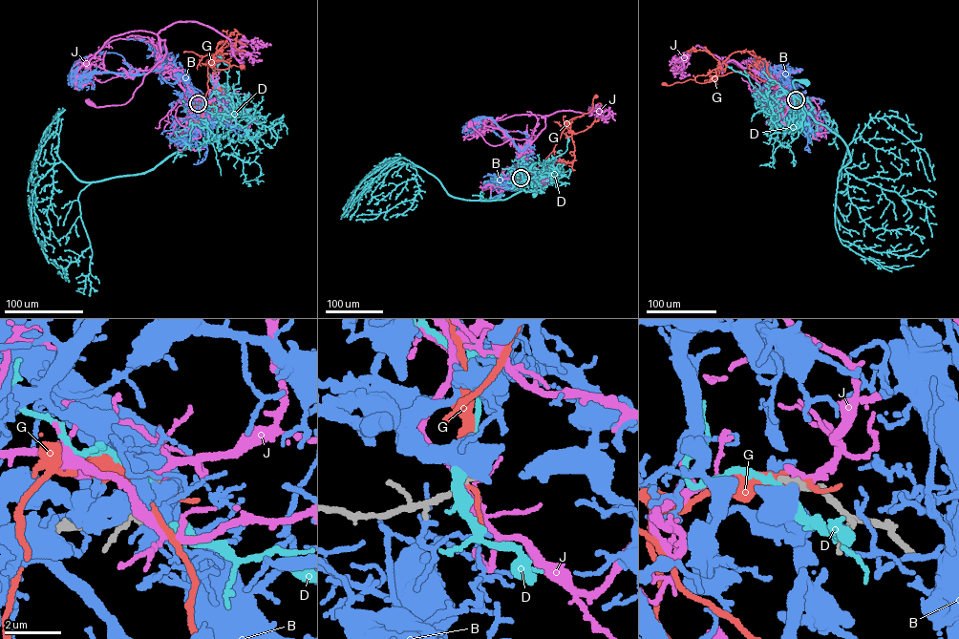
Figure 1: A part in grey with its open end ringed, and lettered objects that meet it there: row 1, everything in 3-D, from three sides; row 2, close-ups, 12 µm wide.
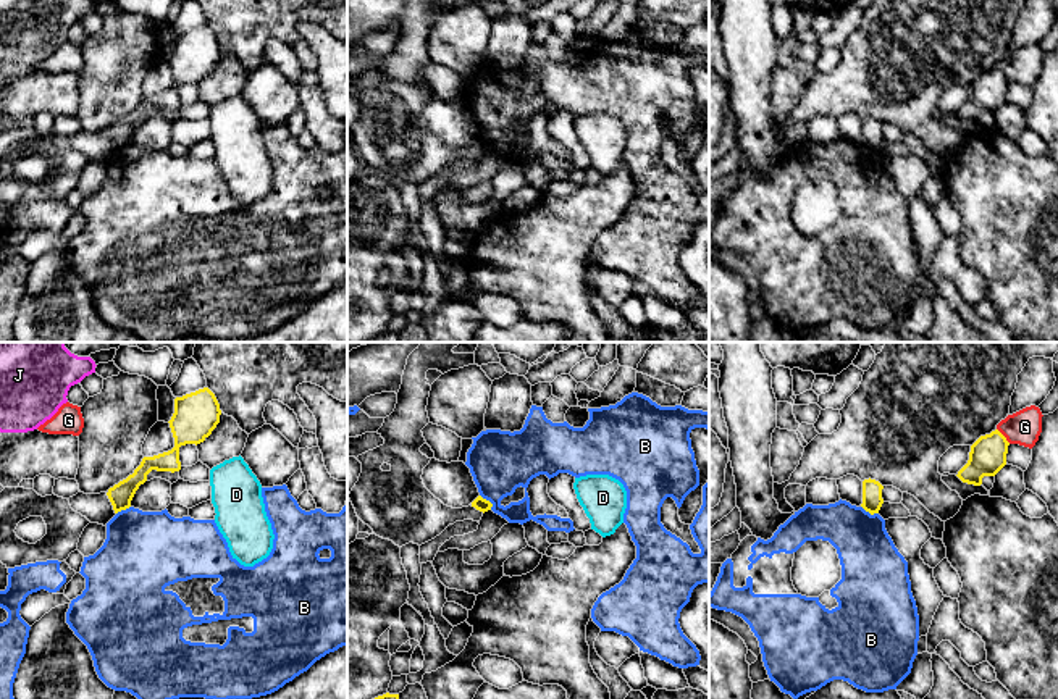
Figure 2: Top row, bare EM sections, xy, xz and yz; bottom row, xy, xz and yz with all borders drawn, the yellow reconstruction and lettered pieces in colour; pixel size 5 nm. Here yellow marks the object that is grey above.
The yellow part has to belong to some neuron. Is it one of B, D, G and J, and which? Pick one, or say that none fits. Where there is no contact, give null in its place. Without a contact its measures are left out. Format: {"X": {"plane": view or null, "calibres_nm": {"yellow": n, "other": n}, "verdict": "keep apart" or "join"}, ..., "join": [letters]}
{"B": {"plane": "xz", "calibres_nm": {"yellow": 70, "other": 300}, "verdict": "keep apart"}, "D": {"plane": null, "verdict": "keep apart"}, "G": {"plane": "yz", "calibres_nm": {"yellow": 180, "other": 170}, "verdict": "keep apart"}, "J": {"plane": null, "verdict": "keep apart"}, "join": []}

